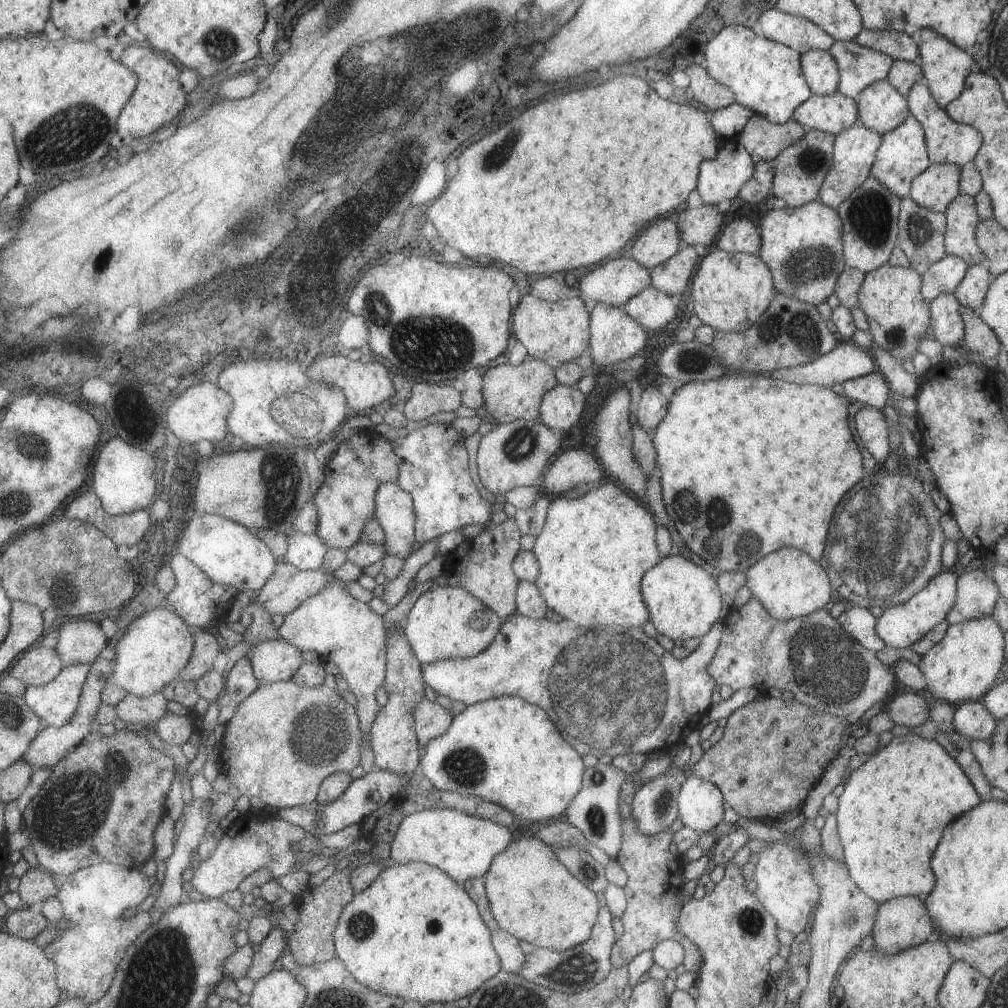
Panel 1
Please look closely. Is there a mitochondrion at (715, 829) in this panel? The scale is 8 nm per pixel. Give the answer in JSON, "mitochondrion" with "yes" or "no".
{"mitochondrion":"no"}

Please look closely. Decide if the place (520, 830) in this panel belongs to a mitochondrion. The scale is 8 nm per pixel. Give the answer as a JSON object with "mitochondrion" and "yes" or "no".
{"mitochondrion":"no"}

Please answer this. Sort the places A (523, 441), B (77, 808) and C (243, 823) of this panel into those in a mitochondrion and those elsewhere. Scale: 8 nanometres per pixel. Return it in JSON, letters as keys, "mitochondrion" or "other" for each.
{"A":"mitochondrion","B":"mitochondrion","C":"other"}

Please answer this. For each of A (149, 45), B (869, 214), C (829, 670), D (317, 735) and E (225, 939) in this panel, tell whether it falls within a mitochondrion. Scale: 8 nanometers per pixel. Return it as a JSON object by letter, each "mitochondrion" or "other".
{"A":"other","B":"mitochondrion","C":"mitochondrion","D":"mitochondrion","E":"other"}

